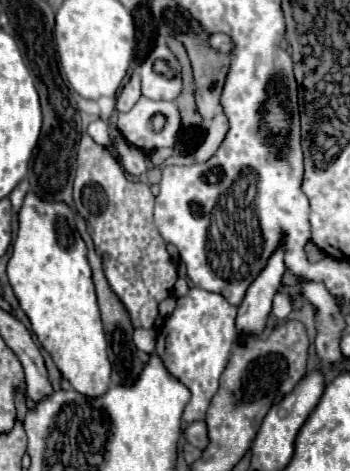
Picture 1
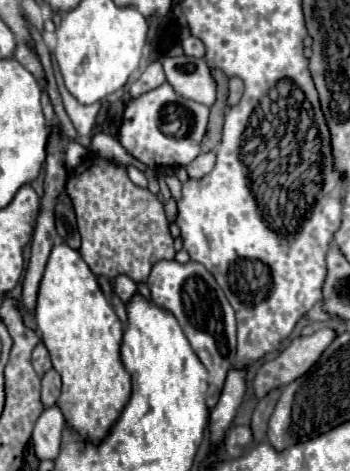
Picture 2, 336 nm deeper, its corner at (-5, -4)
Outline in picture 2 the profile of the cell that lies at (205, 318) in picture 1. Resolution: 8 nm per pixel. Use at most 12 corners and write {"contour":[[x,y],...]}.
{"contour":[[157,261],[151,299],[209,371],[207,407],[235,363],[233,307],[201,263]]}

